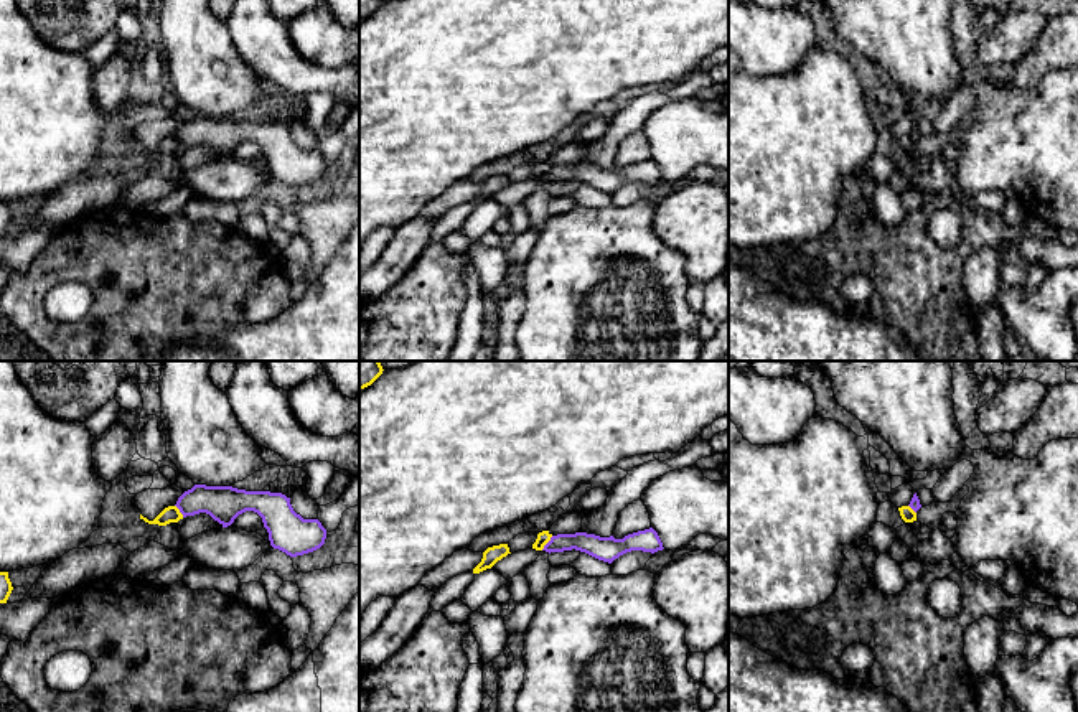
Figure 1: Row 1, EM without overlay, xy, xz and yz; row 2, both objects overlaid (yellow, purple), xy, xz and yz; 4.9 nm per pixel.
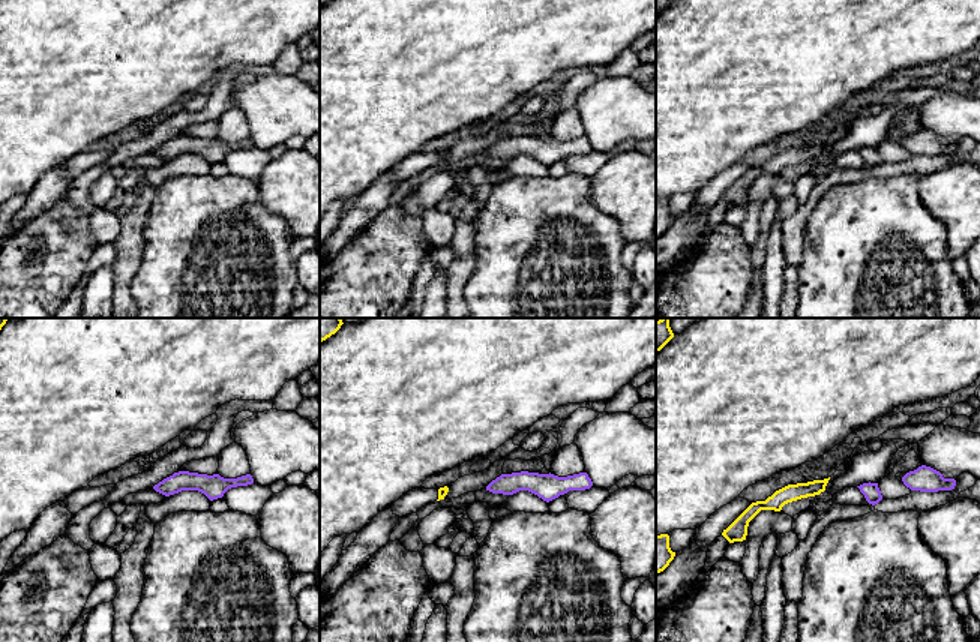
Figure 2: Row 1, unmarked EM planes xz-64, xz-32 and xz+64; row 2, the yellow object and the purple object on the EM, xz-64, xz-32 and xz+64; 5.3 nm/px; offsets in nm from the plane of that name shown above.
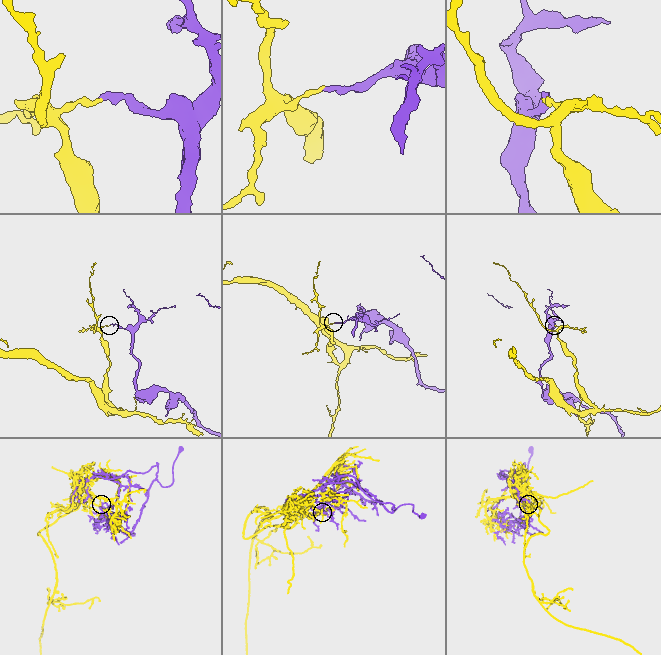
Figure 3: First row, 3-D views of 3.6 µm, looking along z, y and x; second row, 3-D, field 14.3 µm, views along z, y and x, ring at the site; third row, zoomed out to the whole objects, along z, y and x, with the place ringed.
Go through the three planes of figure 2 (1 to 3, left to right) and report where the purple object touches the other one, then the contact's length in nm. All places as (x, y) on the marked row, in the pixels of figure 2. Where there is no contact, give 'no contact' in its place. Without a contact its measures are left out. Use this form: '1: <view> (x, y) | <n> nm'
1: no contact
2: no contact
3: no contact

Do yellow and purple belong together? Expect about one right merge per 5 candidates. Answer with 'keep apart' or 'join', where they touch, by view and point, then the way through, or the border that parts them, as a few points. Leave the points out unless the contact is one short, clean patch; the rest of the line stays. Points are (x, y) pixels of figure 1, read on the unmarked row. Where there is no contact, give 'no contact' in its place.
keep apart; contact xz (548, 172); border xz (553, 167), (541, 180)

